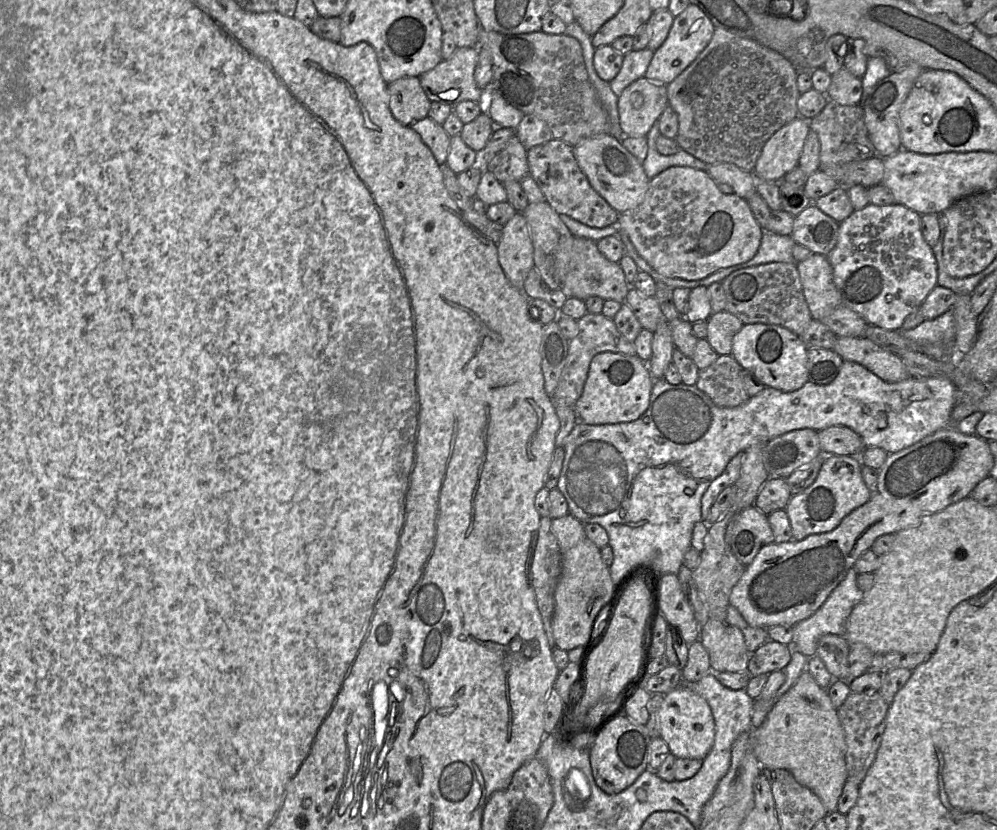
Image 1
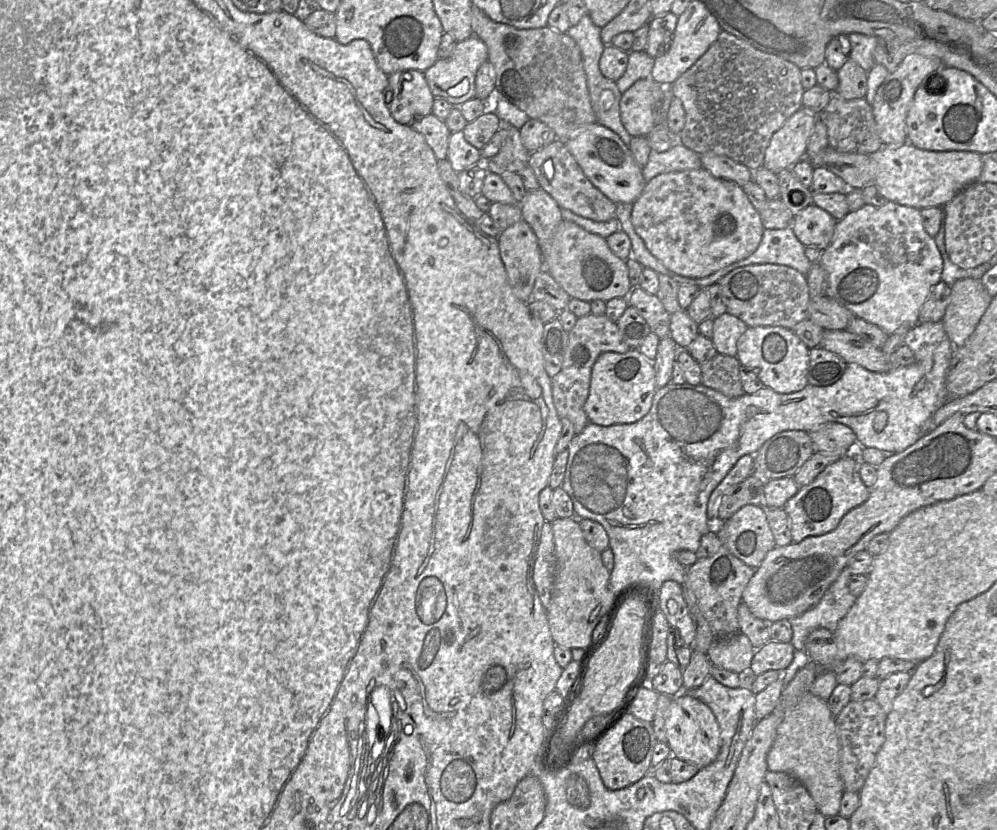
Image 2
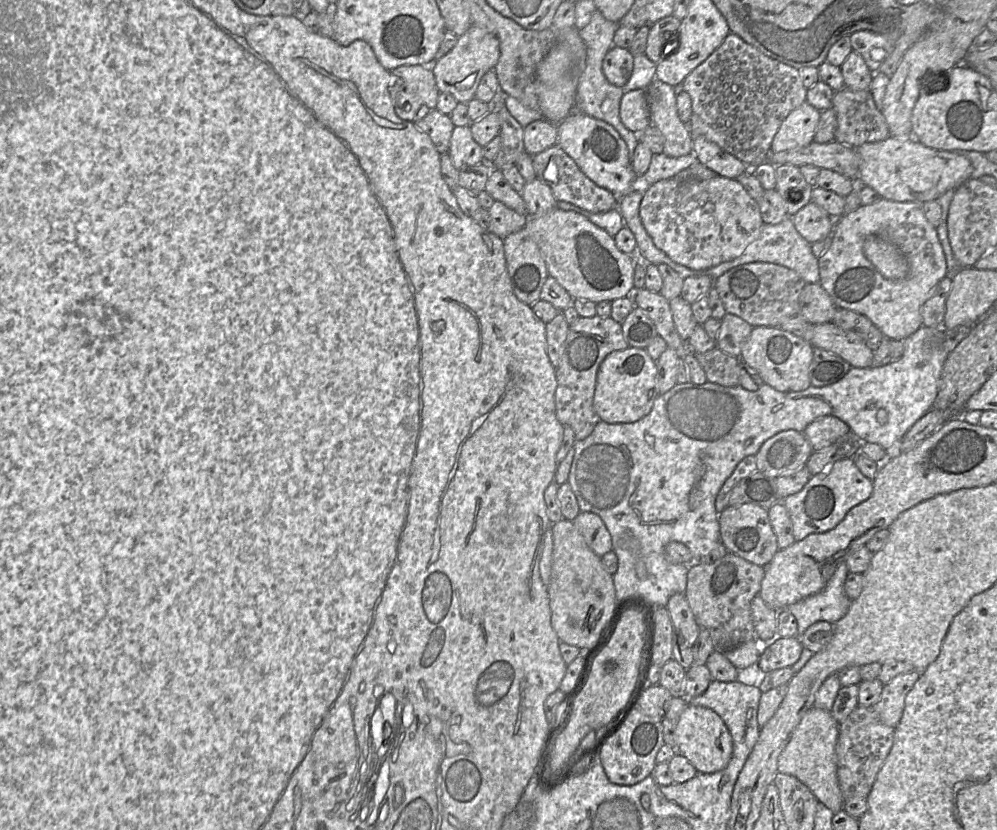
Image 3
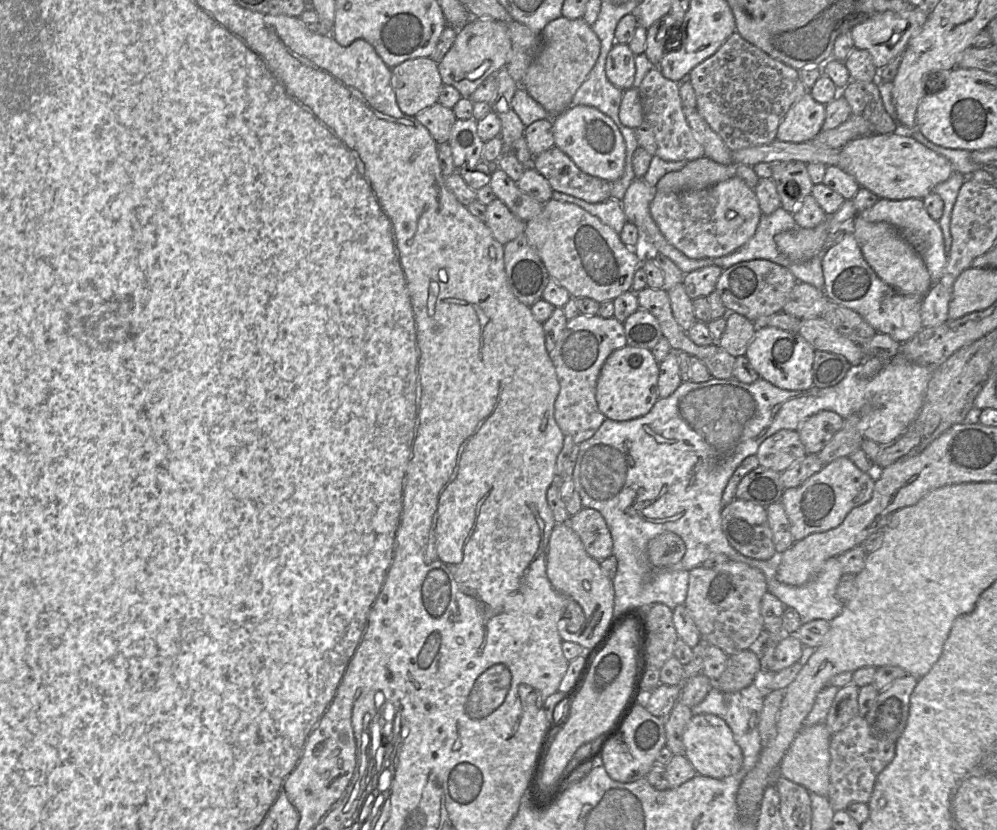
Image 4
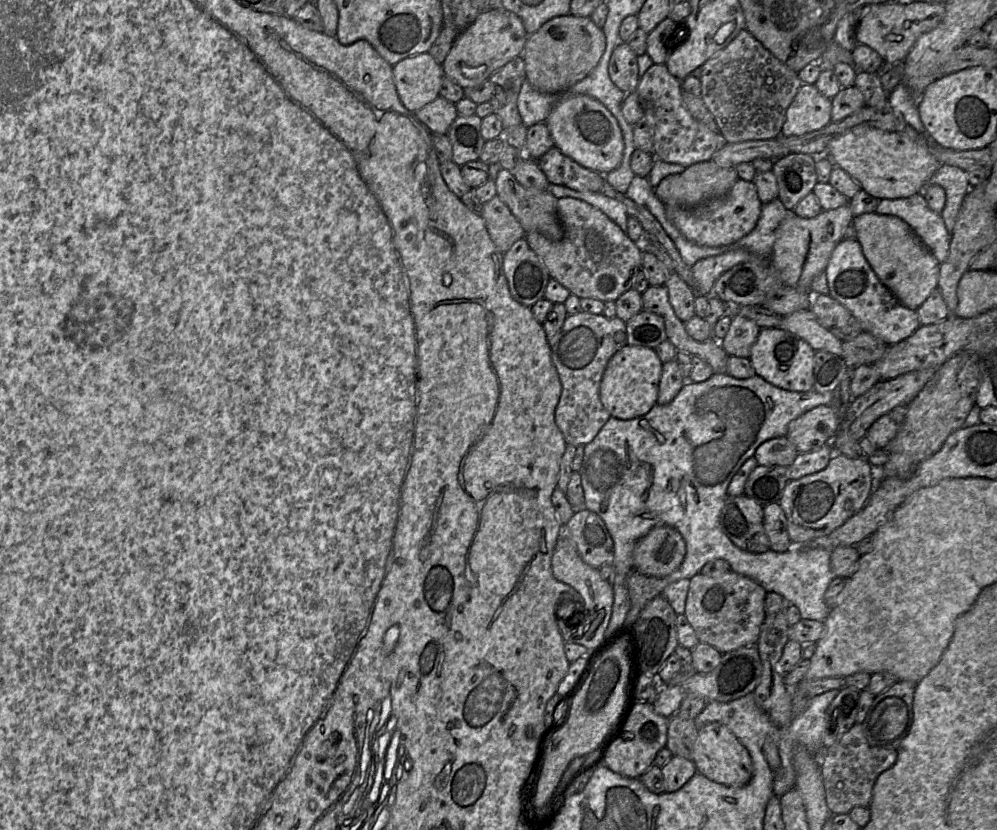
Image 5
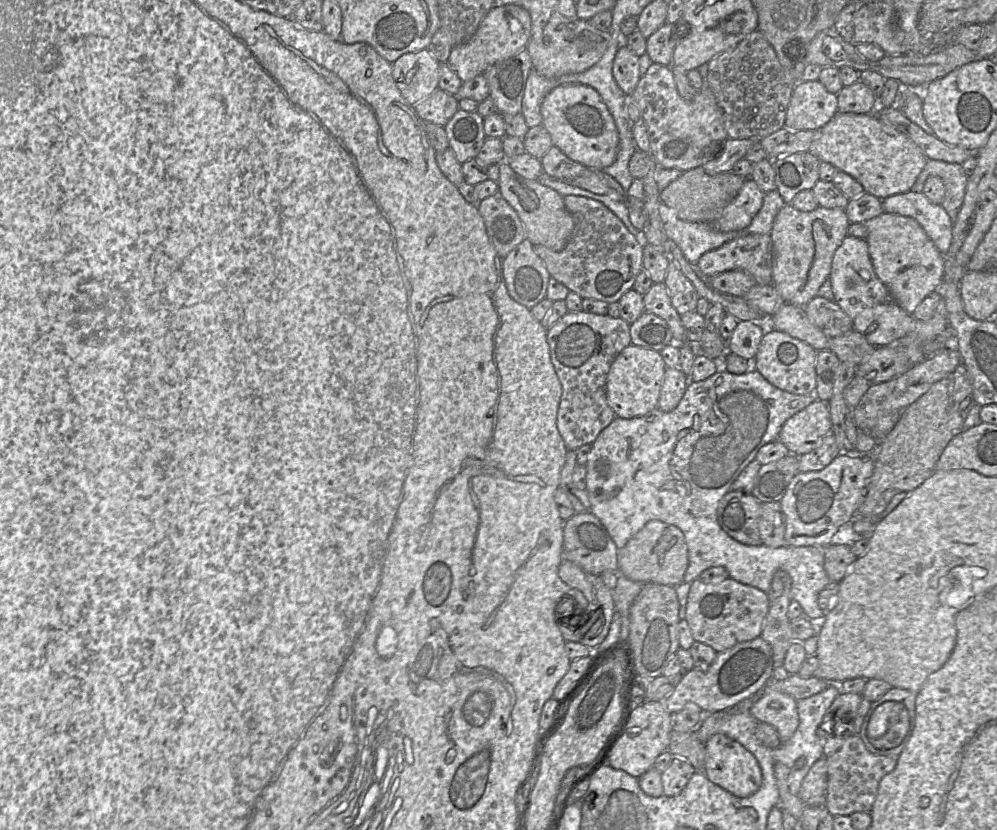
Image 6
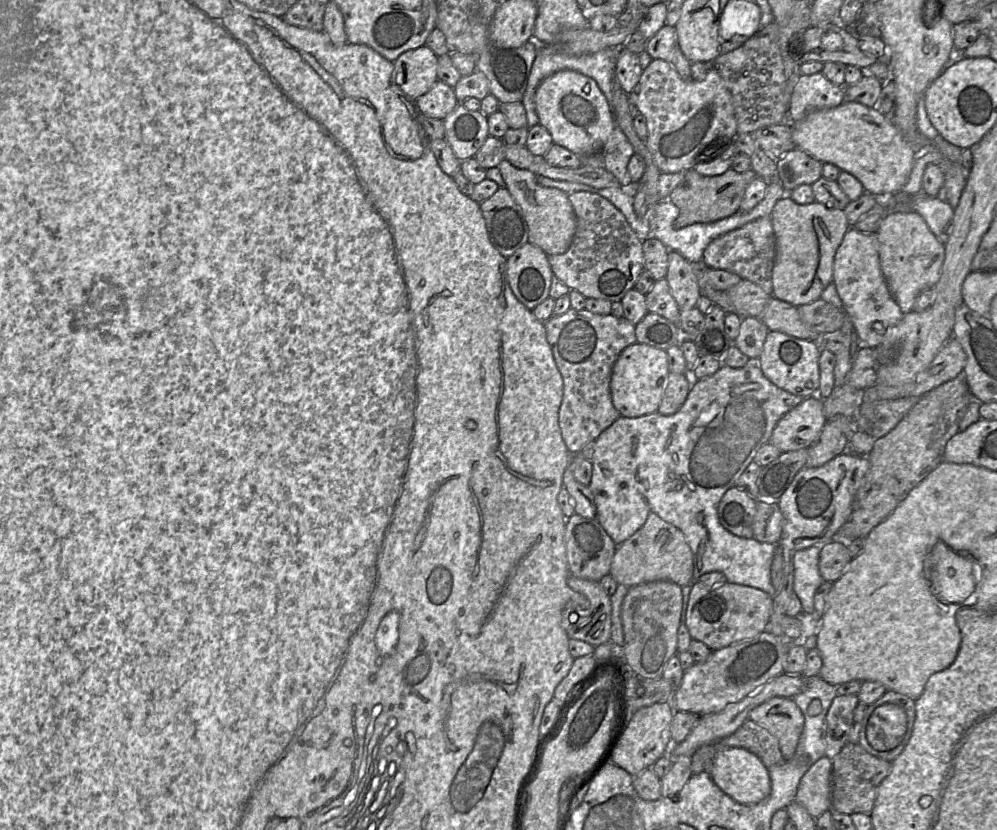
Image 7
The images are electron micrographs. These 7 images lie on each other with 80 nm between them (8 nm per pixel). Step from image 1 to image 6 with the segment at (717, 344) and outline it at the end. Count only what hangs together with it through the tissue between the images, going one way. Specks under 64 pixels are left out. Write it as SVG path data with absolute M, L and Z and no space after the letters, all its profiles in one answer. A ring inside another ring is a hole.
M739 321L727 341L728 353L736 354L751 361L755 358L767 325L751 321Z

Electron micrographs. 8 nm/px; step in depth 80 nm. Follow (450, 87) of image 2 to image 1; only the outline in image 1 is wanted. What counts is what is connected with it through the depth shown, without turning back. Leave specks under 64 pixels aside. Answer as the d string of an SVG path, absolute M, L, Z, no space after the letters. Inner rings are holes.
M478 47L457 48L449 59L443 59L433 69L419 76L420 84L431 102L439 102L455 107L463 101L479 102L482 89L474 79L474 71L479 57Z

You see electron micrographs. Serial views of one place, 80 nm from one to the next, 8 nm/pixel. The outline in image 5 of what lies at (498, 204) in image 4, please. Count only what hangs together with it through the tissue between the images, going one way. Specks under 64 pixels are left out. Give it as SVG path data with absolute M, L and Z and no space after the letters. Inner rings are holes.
M497 195L483 204L481 217L491 240L502 253L507 252L526 234L507 205Z

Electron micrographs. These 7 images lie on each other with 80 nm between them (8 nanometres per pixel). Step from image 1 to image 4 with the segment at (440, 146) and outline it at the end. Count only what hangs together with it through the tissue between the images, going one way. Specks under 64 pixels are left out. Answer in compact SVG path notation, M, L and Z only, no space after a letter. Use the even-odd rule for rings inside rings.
M438 102L420 112L415 118L438 144L448 142L451 128L457 120L452 109Z

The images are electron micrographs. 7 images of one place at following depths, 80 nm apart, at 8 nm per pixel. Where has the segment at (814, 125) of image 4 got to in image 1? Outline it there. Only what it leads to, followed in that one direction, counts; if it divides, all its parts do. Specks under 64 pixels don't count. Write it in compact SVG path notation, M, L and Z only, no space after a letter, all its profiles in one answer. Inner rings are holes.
M800 116L780 128L763 146L753 170L755 178L782 180L798 165L809 131L809 122Z

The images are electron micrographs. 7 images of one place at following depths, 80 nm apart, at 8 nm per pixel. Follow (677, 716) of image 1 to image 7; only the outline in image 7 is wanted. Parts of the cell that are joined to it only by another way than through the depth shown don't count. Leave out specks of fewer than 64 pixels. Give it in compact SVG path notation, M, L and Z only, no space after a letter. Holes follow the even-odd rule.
M741 747L719 748L710 776L724 793L740 804L757 804L771 792L768 768L755 754Z

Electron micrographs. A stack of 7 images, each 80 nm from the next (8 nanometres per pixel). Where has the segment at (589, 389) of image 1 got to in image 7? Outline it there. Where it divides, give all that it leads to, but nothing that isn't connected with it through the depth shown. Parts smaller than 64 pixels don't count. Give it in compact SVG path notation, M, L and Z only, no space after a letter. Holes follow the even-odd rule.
M636 342L618 356L610 381L612 403L621 416L635 418L658 412L670 371L666 351Z

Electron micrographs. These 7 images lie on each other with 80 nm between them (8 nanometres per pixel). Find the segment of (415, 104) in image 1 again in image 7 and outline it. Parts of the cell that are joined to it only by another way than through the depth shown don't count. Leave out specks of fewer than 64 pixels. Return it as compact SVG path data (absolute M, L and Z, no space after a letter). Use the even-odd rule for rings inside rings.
M427 46L402 53L394 62L394 80L411 100L427 93L437 77L438 56Z

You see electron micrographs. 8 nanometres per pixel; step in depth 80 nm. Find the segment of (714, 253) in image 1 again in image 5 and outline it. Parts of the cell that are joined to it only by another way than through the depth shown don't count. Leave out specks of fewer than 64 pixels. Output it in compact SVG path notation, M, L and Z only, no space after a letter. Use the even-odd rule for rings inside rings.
M738 179L728 193L694 207L665 205L668 220L689 241L701 246L723 246L736 242L756 226L763 203L753 181Z

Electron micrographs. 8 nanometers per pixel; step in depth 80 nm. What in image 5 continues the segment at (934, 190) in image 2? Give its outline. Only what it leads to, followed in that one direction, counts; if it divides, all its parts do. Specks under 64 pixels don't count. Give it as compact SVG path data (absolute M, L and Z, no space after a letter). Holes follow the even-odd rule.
M868 125L855 126L832 139L823 156L829 157L834 166L842 168L859 183L864 191L879 200L906 198L922 192L922 189L928 187L926 182L941 165L926 147L919 145L906 134L885 131Z

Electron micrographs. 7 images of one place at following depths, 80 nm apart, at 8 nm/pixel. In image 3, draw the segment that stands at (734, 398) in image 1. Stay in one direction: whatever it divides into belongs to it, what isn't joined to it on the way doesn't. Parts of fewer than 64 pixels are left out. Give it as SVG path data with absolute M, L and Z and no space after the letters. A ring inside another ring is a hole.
M717 347L694 355L705 371L708 382L725 387L739 385L739 357L731 356Z

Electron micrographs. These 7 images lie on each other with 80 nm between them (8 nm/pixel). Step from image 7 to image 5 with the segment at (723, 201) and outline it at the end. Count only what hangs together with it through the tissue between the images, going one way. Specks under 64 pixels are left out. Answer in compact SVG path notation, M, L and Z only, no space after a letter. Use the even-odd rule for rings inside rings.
M710 159L690 165L682 173L668 175L660 181L654 191L665 205L694 207L725 196L738 179L735 167L723 168Z

